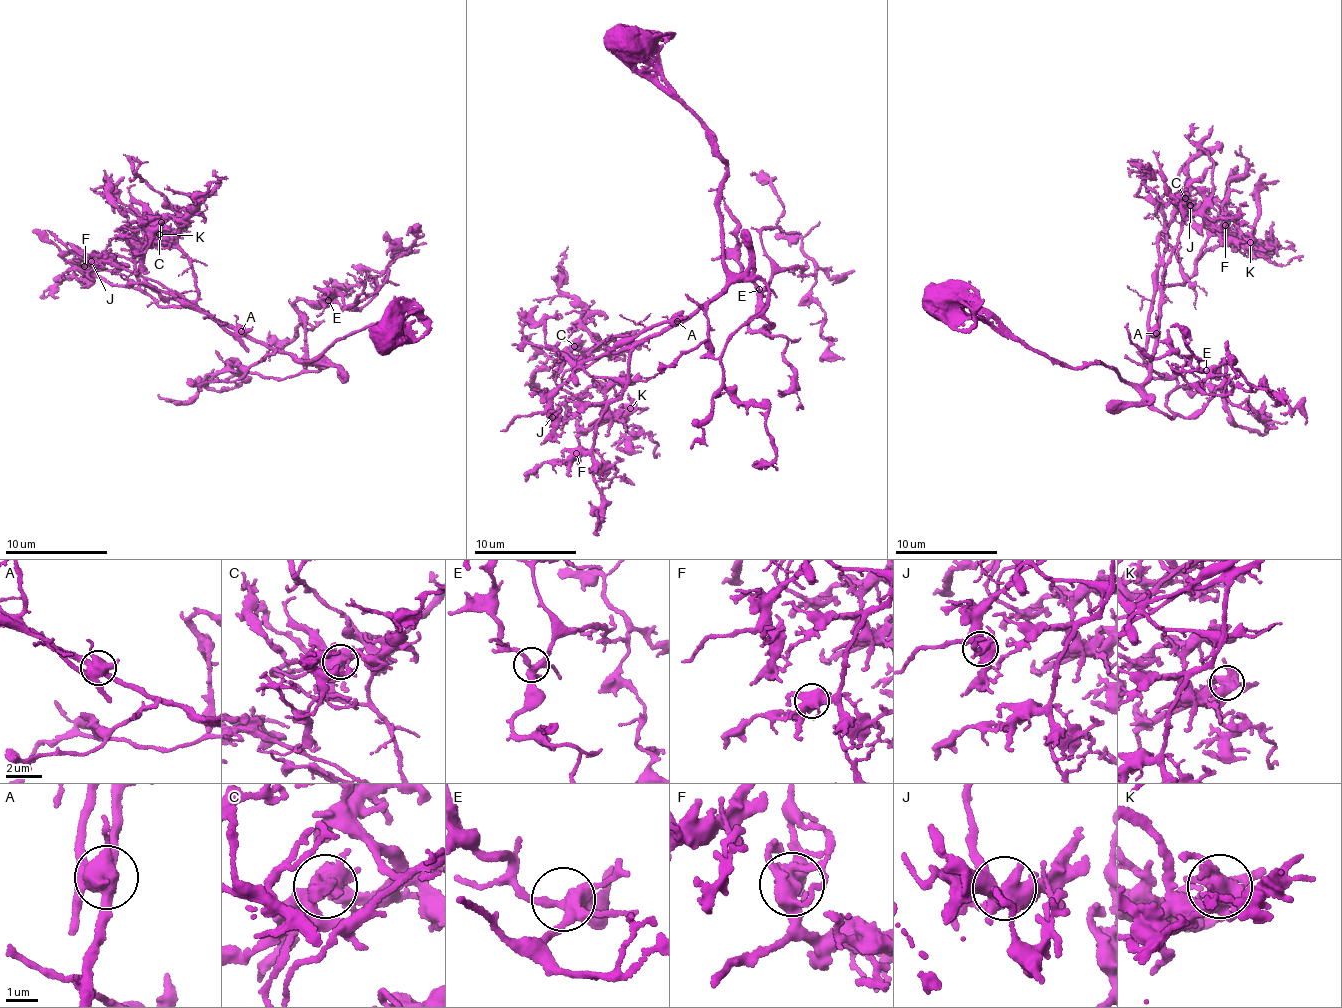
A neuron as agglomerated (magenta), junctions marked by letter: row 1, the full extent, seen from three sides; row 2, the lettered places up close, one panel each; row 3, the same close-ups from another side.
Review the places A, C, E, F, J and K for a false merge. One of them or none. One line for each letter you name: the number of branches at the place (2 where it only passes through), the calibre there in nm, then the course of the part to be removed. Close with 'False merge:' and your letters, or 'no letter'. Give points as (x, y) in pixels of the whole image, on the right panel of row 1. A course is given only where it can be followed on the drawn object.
A: Branches: 6. Thickness 550 nm. Course of the part to remove: (1156, 334), (1148, 323), (1160, 239), (1173, 249), (1197, 297), (1195, 309)
False merge: A

